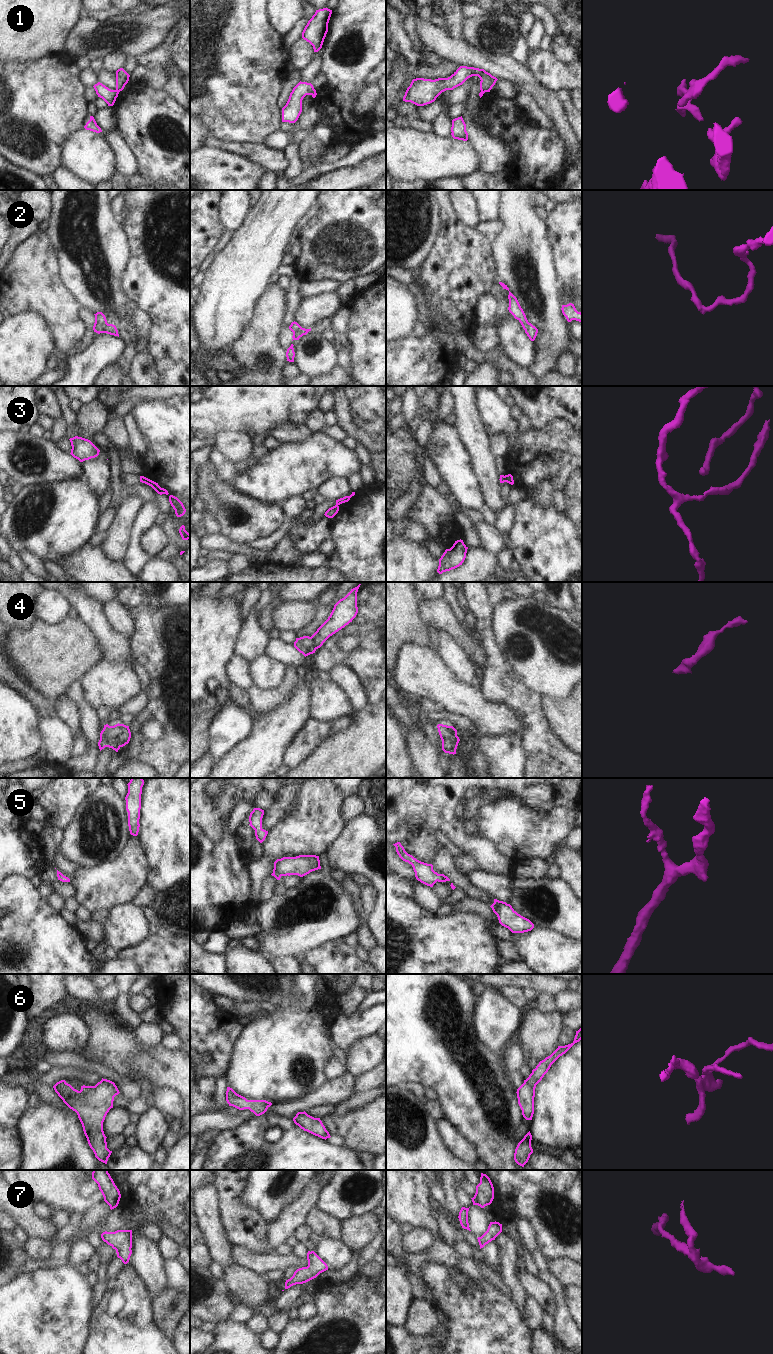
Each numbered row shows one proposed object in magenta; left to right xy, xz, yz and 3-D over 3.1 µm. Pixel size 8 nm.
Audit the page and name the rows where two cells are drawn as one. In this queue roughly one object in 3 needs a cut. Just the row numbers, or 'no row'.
1, 2, 3

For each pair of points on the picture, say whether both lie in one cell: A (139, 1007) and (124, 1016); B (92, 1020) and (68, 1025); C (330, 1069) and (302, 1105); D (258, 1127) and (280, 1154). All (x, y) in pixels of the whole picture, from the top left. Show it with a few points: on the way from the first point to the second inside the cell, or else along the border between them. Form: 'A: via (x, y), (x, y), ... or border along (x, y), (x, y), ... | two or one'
A: border along (129, 997), (129, 1006), (138, 1014) | two
B: border along (80, 1018), (88, 1029), (87, 1044) | two
C: border along (345, 1070), (339, 1076), (329, 1080) | two
D: via (258, 1135), (258, 1138), (272, 1151) | one

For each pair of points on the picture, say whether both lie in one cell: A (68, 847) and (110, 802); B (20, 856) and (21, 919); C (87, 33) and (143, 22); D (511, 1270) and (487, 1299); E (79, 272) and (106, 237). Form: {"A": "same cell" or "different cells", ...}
{"A": "same cell", "B": "different cells", "C": "same cell", "D": "different cells", "E": "same cell"}

